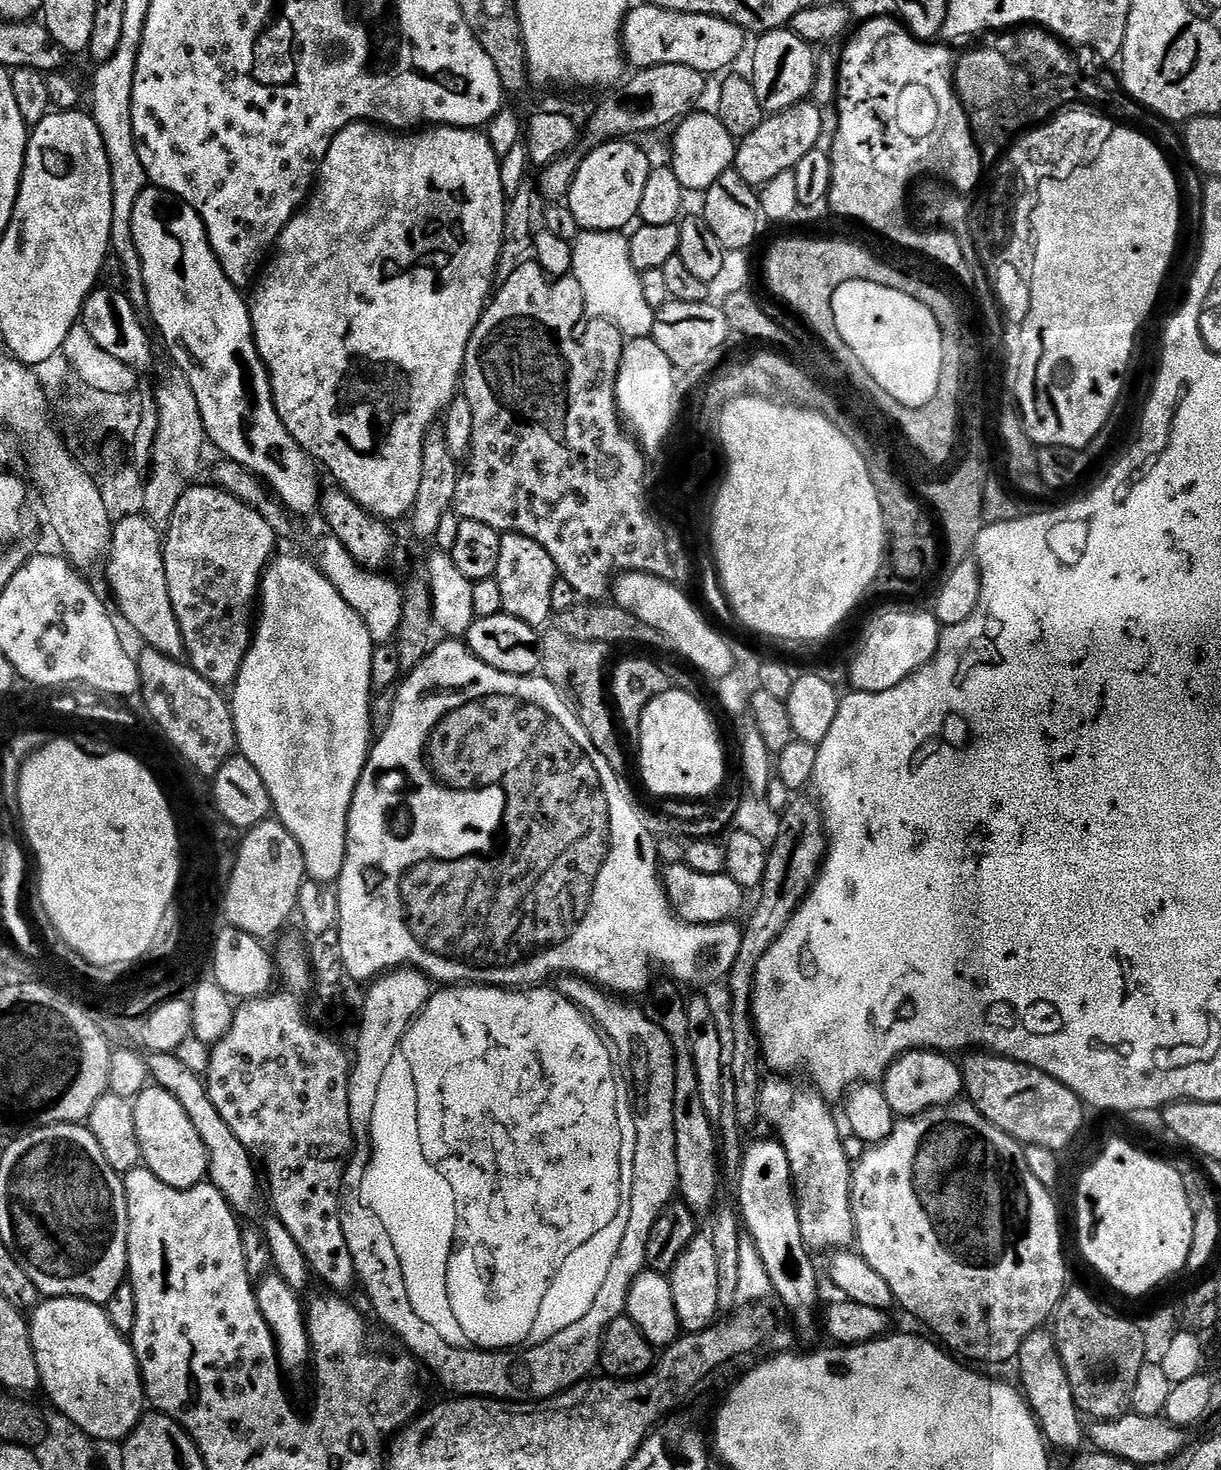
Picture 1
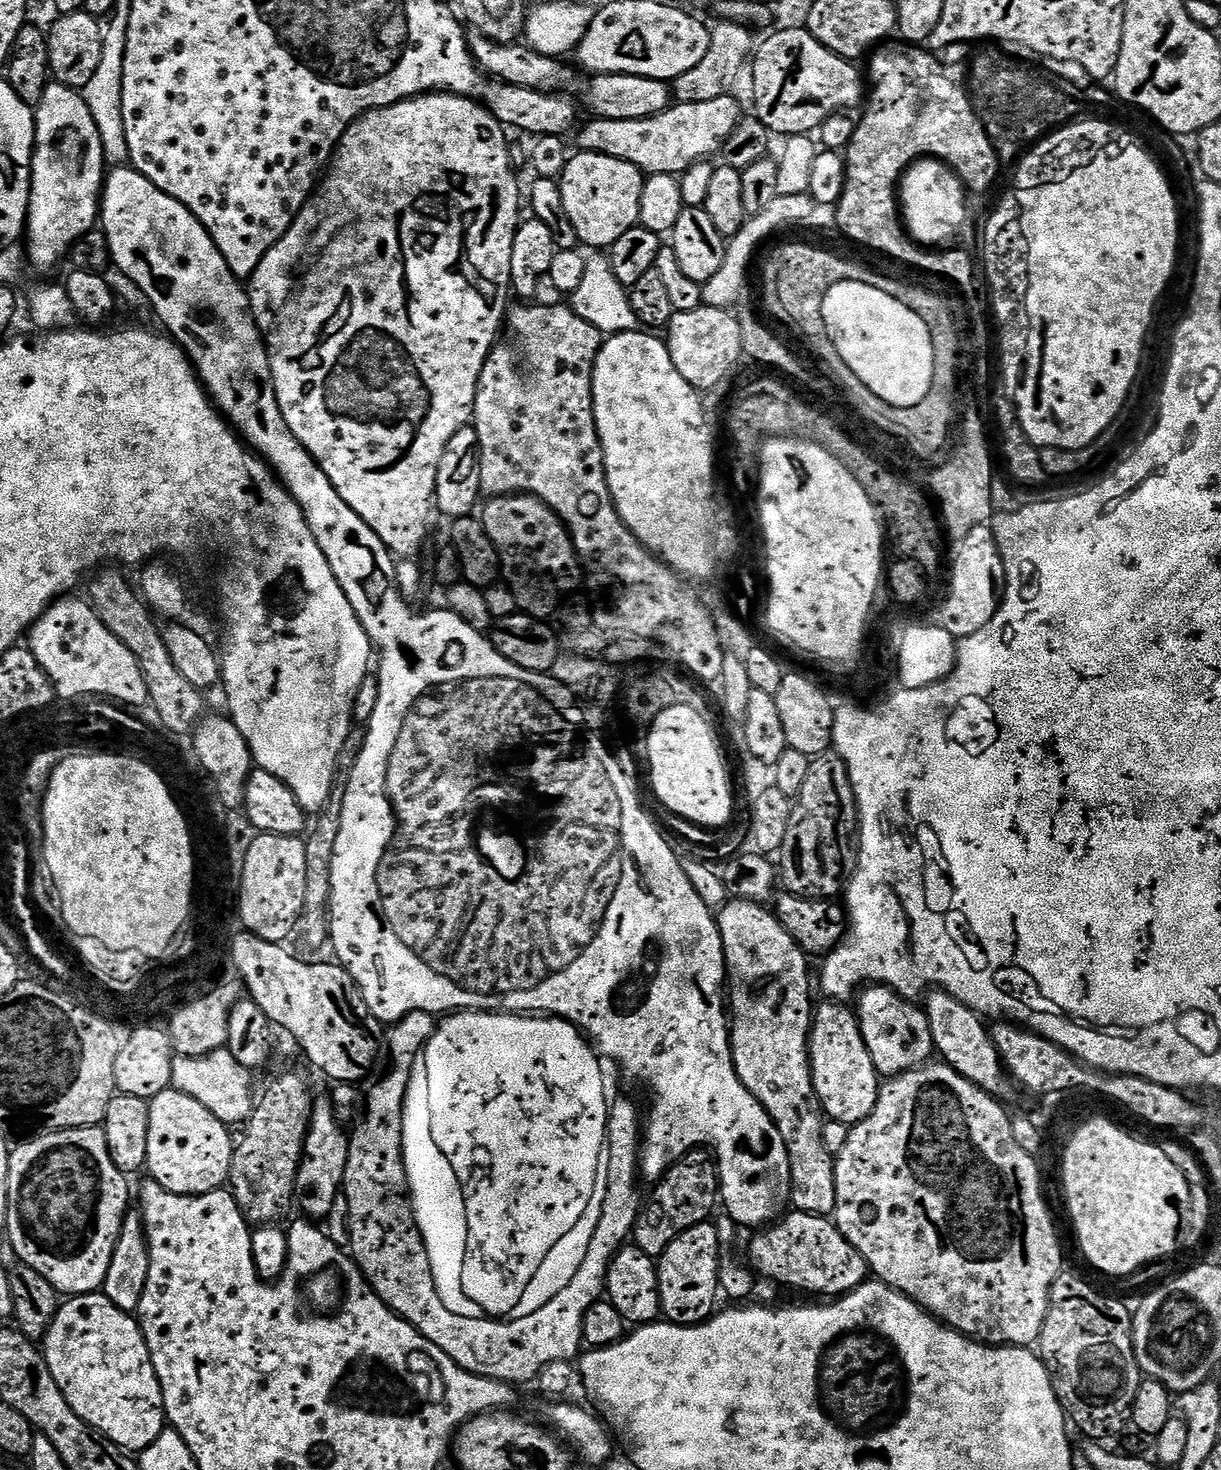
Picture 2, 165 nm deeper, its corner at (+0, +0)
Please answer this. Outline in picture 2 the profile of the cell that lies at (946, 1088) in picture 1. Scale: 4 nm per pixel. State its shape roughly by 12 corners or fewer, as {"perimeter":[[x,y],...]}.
{"perimeter":[[887,984],[859,993],[860,1033],[881,1077],[933,1059],[923,1007]]}

